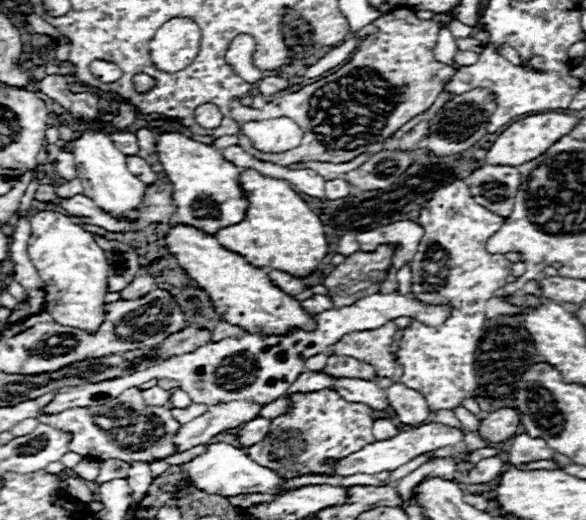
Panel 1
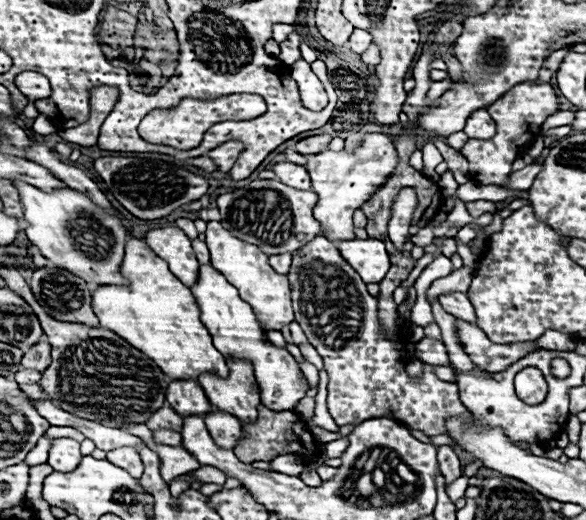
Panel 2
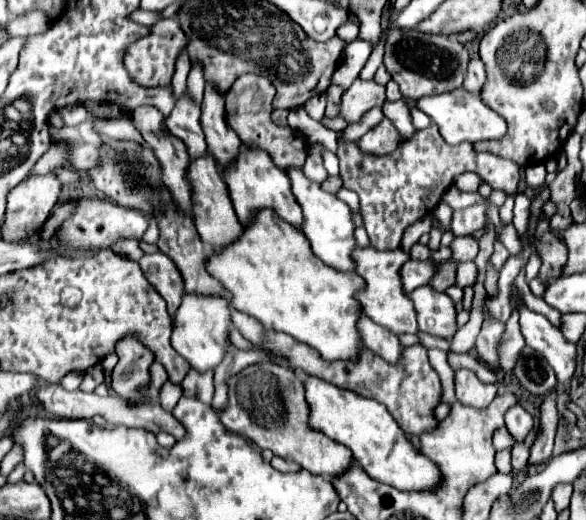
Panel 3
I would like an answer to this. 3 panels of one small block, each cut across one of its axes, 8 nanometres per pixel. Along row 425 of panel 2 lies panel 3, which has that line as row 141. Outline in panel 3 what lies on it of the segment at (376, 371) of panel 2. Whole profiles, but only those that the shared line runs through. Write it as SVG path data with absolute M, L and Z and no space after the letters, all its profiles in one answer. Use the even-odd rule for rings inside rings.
M430 124L424 130L418 130L410 140L404 140L392 154L384 154L384 156L374 156L374 154L366 154L358 148L356 142L346 142L342 138L338 138L338 150L336 156L340 160L340 178L344 182L346 188L354 190L360 198L360 214L364 218L364 228L368 232L370 238L370 246L376 250L396 250L400 246L400 238L402 232L408 224L424 218L430 214L430 210L440 202L440 198L444 196L444 192L454 184L454 178L462 172L476 172L484 182L488 182L494 190L502 190L506 192L506 196L516 196L518 194L518 182L520 182L520 166L516 166L512 160L496 156L492 152L476 152L474 146L470 142L462 142L458 146L450 146L444 142L444 138L438 134L436 124ZM364 160L372 160L376 164L382 166L376 170L370 170L370 174L364 172Z

